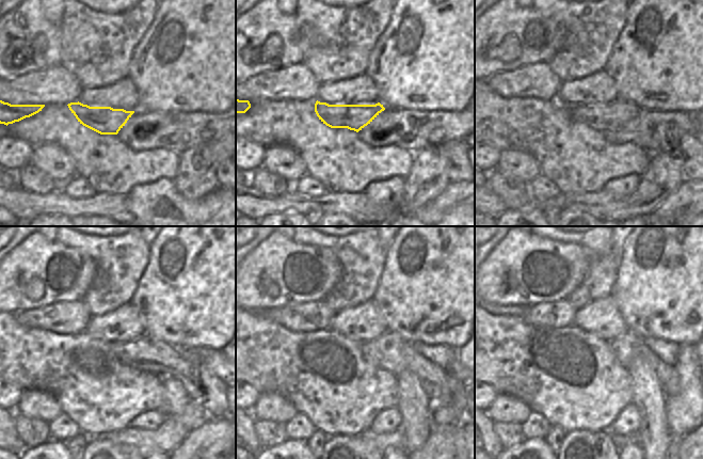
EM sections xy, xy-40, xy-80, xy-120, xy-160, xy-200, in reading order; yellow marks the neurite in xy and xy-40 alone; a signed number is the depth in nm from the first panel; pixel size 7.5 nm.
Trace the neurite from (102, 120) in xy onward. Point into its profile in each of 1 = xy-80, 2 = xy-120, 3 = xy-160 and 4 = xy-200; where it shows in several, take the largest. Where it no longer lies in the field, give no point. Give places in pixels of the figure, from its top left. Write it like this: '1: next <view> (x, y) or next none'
1: next xy-80 (602, 117)
2: next xy-120 (146, 353)
3: next xy-160 (389, 351)
4: next xy-200 (626, 347)

